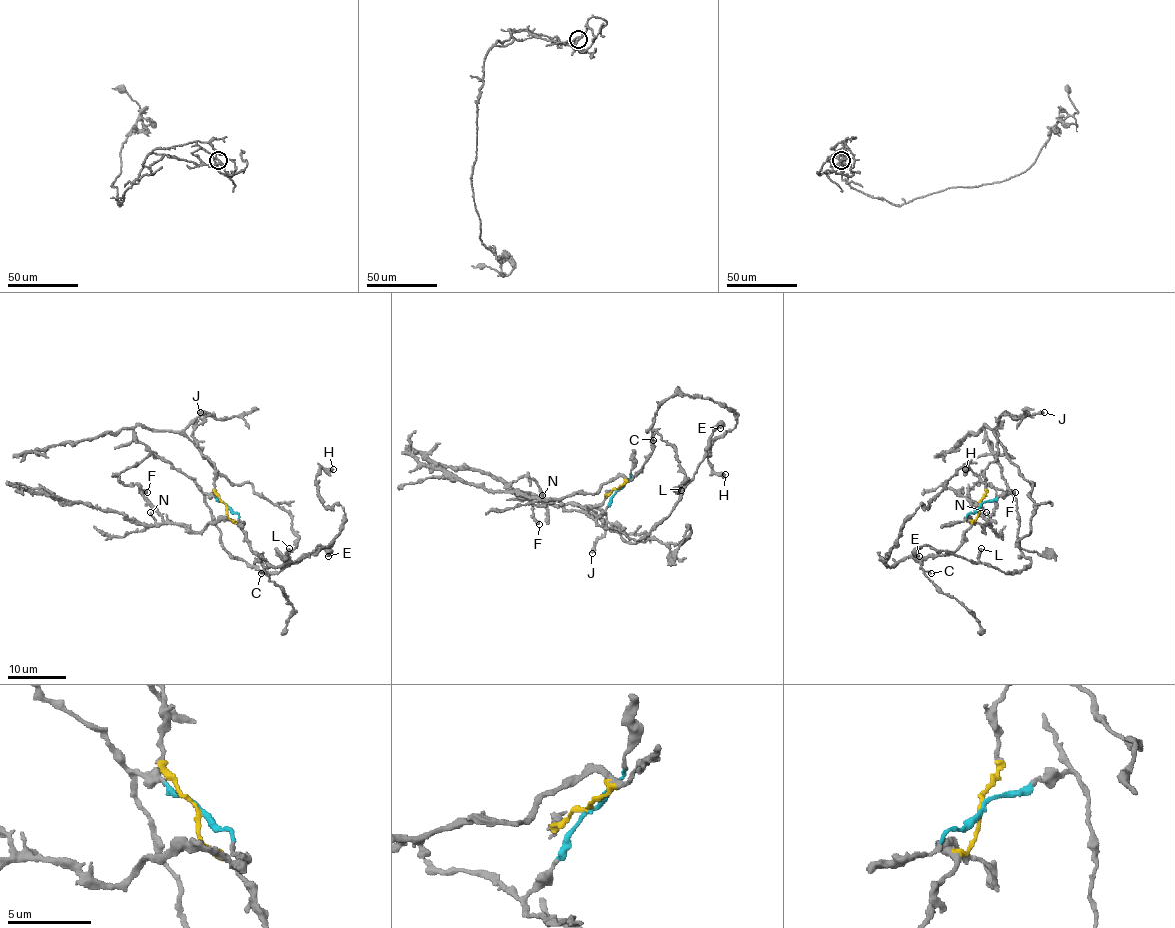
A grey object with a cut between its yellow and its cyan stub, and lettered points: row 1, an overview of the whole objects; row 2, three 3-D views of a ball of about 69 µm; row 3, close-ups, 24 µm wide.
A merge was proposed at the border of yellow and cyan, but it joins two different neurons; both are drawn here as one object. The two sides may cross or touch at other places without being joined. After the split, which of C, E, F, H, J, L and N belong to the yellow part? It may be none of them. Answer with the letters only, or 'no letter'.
C, F, H, J, N

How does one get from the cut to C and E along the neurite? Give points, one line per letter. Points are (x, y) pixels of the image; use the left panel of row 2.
C: (226, 506), (226, 514), (260, 556), (264, 568), (261, 574)
E: (226, 506), (204, 497), (222, 545), (261, 571), (277, 572), (319, 545), (328, 556)

